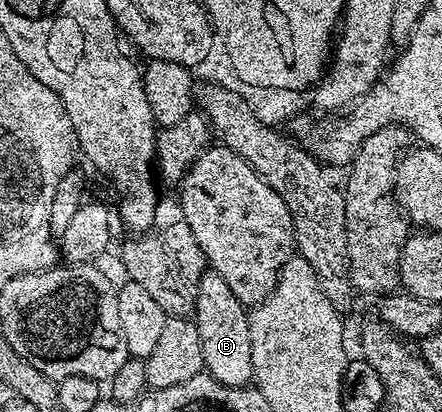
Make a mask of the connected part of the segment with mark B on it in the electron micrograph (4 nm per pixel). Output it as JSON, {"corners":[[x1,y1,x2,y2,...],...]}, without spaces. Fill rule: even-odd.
{"corners":[[212,270,196,281,192,319,200,330,200,346,204,350,204,368,212,378,229,388,244,388,253,381,252,334,247,305,232,294,228,282]]}

